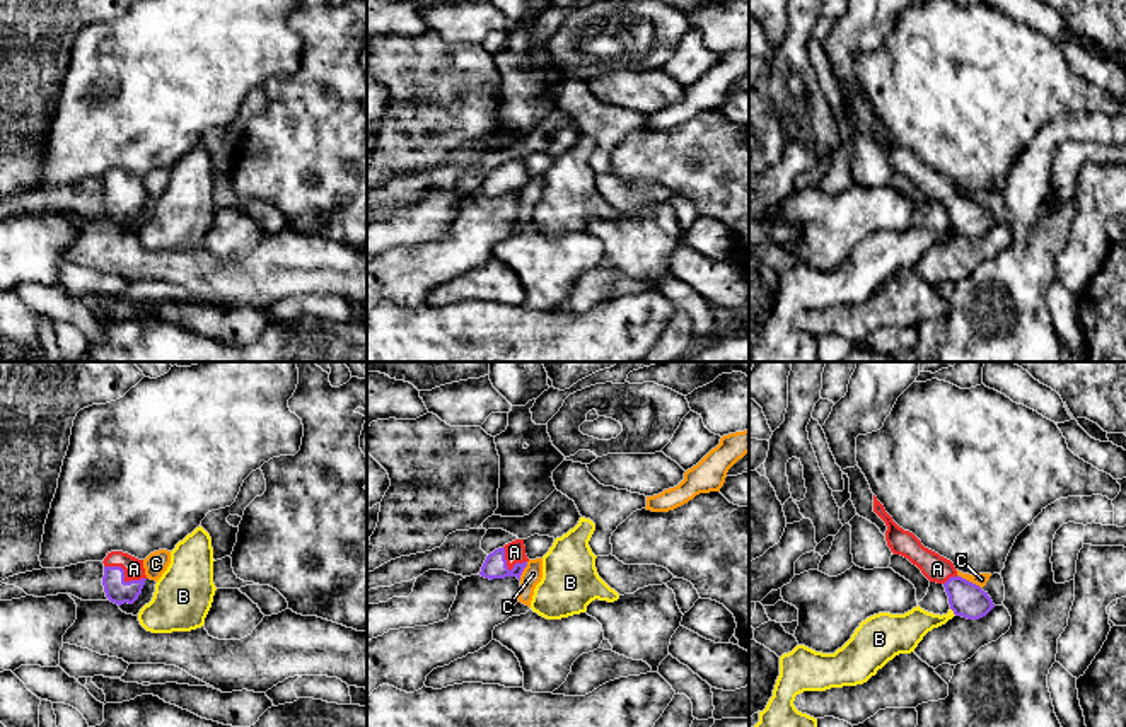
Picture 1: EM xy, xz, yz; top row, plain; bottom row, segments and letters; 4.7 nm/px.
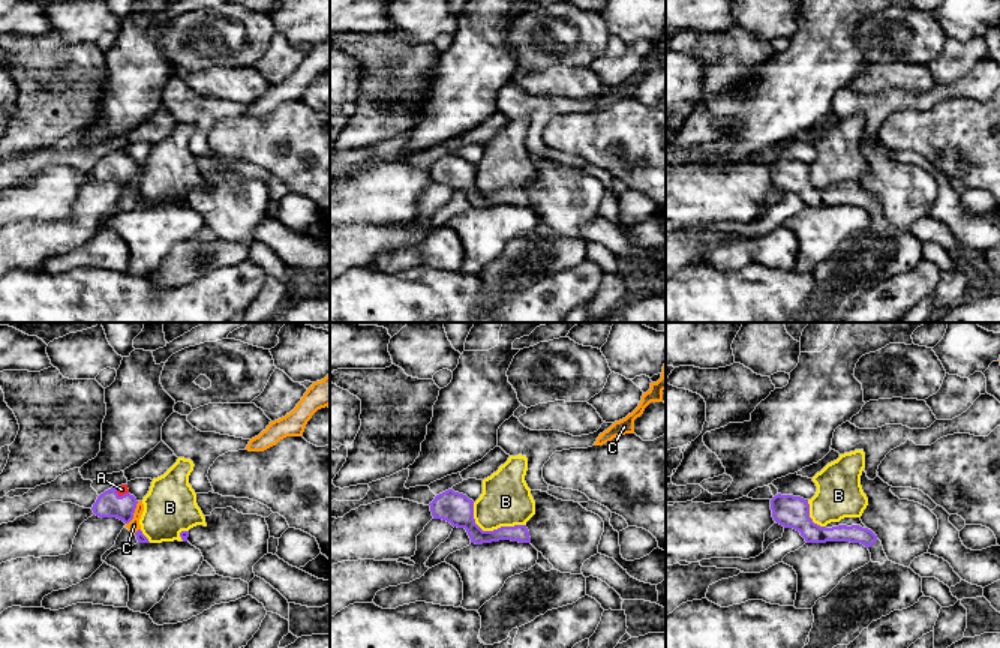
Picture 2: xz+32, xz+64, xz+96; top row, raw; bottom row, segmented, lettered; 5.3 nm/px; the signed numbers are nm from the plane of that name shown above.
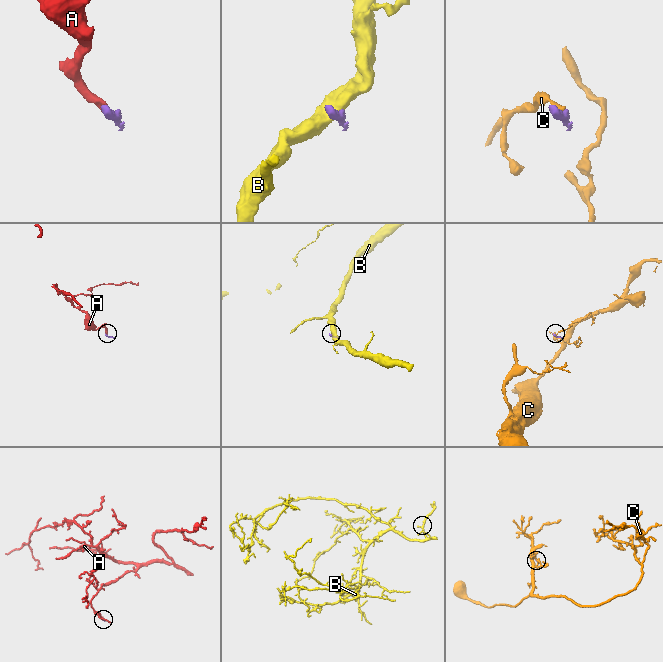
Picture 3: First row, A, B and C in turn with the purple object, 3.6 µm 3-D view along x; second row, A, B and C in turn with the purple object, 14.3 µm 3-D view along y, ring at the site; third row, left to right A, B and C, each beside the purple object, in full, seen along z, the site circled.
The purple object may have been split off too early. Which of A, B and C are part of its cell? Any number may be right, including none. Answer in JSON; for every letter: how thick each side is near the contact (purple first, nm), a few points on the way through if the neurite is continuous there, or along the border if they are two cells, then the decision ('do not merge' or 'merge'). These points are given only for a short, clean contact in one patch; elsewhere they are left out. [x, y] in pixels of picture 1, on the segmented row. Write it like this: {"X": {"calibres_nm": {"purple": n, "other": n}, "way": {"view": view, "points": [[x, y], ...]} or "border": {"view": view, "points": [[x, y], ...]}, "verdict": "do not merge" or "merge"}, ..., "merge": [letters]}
{"A": {"calibres_nm": {"purple": 120, "other": 100}, "way": {"view": "xy", "points": [[118, 591], [123, 575], [133, 569]]}, "verdict": "merge"}, "B": {"calibres_nm": {"purple": 170, "other": 170}, "border": {"view": "yz", "points": [[951, 608], [956, 615]]}, "verdict": "do not merge"}, "C": {"calibres_nm": {"purple": 170, "other": 60}, "border": {"view": "yz", "points": [[957, 574], [981, 589]]}, "verdict": "do not merge"}, "merge": ["A"]}

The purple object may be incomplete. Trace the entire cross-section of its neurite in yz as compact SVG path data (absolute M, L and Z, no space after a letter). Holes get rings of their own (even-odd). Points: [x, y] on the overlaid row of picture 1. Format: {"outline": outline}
{"outline": "M874 495L874 512L885 522L885 541L894 555L908 558L930 580L942 584L955 616L979 619L993 608L993 601L979 585L957 575L954 563L925 548L909 531L899 527Z"}

